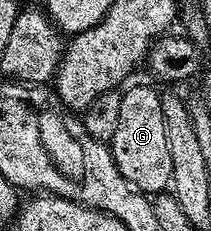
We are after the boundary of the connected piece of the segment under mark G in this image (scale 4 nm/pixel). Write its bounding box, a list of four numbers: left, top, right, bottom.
[110,85,172,195]

